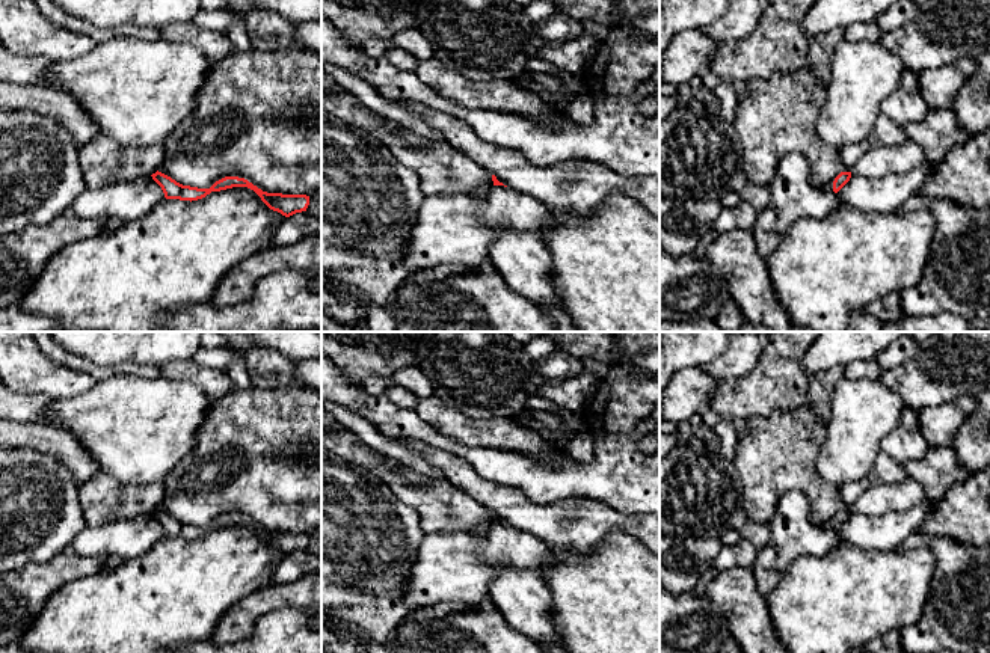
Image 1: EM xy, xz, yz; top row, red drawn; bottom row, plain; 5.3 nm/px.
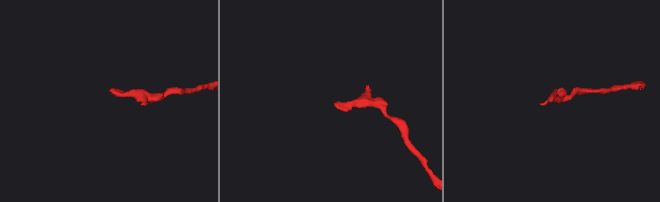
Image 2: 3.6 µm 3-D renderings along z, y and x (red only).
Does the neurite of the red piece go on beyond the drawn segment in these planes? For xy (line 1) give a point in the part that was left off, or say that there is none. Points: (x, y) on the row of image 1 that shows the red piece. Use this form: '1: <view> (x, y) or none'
1: none

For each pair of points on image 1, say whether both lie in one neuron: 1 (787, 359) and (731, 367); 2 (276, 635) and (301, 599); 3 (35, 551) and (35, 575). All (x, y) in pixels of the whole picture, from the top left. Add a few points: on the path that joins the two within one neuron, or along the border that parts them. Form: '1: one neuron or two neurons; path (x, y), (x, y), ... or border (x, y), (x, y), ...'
1: two neurons; border (765, 347), (758, 362), (749, 371), (723, 380)
2: two neurons; border (305, 608), (276, 608), (260, 617)
3: two neurons; border (68, 548), (50, 558), (29, 561), (15, 570)

